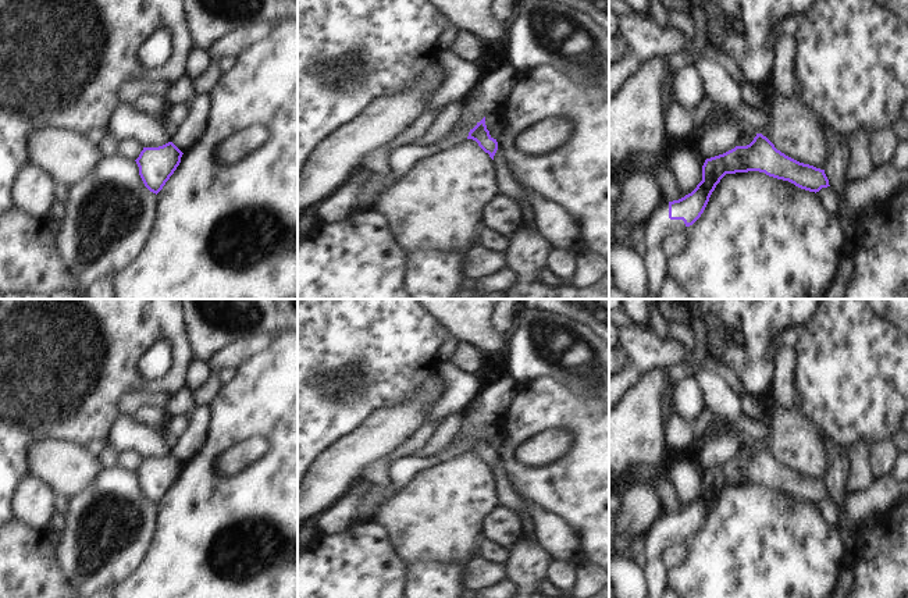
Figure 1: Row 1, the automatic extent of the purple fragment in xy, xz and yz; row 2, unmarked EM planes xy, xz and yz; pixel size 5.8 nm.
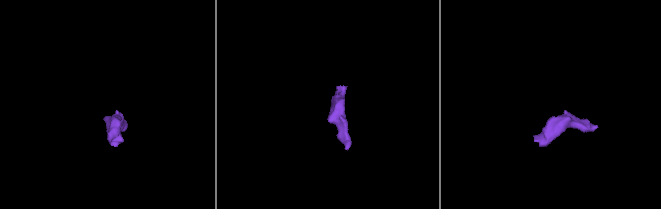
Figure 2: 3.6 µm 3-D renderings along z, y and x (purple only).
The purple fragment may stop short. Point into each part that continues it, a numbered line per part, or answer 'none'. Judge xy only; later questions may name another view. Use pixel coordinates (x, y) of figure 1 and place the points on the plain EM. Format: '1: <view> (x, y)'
none

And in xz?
none

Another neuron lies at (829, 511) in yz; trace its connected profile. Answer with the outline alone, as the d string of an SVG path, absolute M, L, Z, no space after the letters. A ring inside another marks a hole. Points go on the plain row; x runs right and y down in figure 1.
M822 499L819 503L816 503L822 517L832 526L838 524L840 519L840 510L837 505L830 499Z

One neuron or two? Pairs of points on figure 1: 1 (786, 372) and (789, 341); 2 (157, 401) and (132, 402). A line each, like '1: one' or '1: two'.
1: two
2: one

